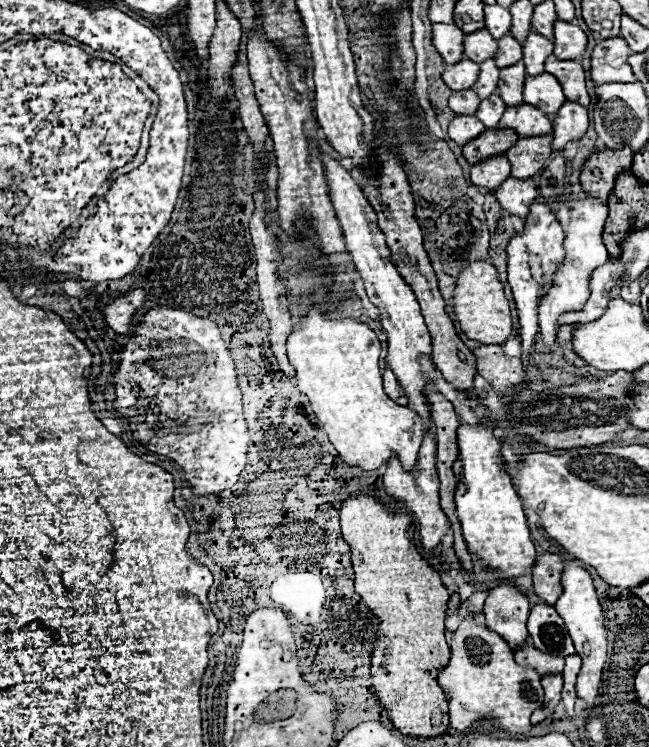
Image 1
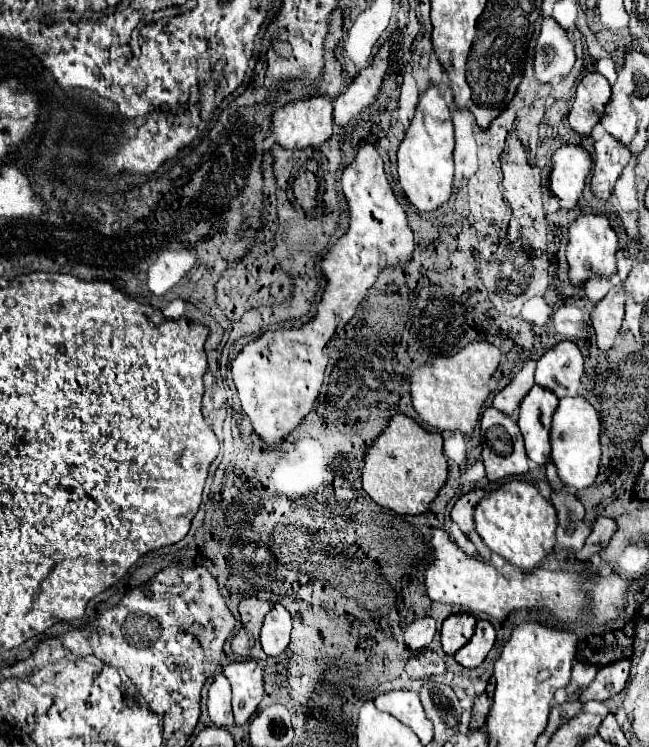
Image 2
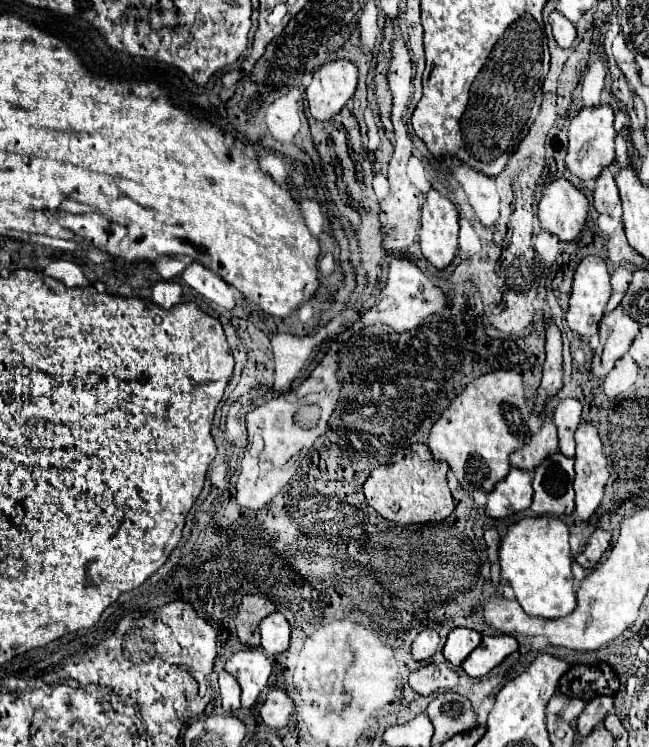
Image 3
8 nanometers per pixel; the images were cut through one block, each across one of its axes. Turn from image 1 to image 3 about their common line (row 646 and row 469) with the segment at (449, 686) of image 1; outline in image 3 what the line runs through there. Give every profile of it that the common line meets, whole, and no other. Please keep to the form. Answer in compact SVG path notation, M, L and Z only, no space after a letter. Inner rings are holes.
M492 370L472 380L430 430L428 448L436 460L448 462L460 486L468 492L492 488L510 472L510 454L524 448L532 436L532 406L524 396L522 378L514 370Z

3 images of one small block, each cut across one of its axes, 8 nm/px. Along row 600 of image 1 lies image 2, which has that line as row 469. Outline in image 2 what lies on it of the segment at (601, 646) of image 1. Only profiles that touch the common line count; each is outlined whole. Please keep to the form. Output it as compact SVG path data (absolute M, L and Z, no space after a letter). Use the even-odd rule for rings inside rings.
M582 396L562 398L552 418L552 462L556 462L558 478L566 486L584 490L594 484L600 468L600 418L594 406Z

